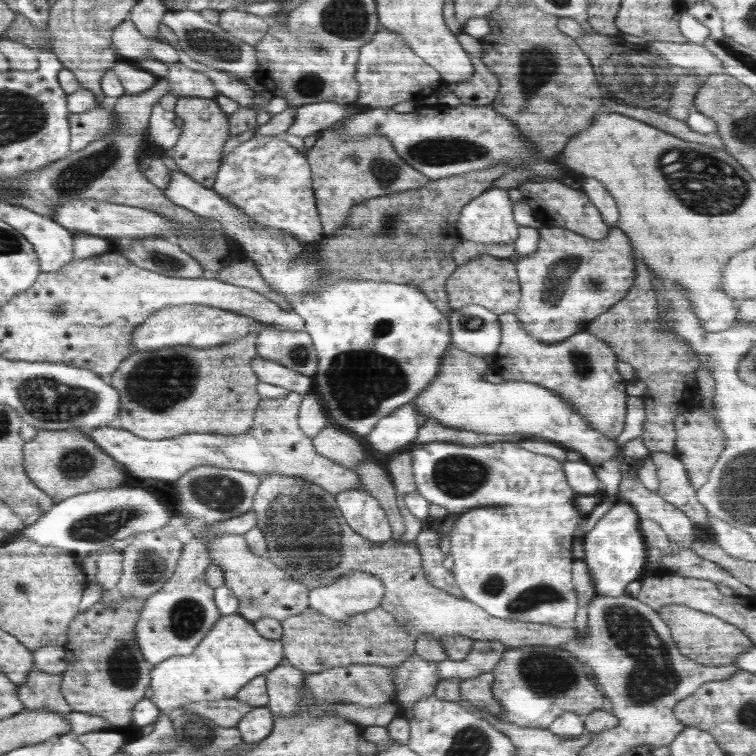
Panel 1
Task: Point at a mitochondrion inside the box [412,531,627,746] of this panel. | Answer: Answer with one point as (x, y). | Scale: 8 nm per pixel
(547, 675)

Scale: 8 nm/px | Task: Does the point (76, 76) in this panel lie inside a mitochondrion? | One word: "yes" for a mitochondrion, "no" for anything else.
no

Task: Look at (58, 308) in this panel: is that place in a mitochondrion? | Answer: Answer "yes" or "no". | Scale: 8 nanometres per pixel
yes

